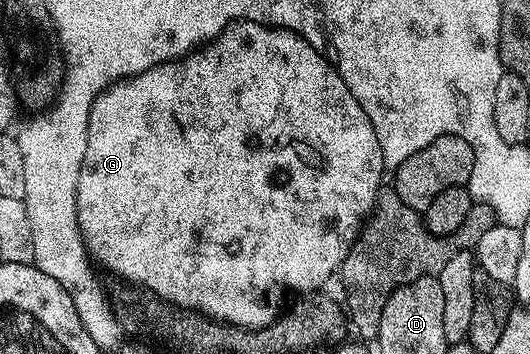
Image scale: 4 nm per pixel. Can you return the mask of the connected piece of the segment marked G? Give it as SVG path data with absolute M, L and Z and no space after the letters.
M241 19L230 23L218 37L190 55L145 69L145 73L134 75L132 79L120 80L93 101L85 161L81 165L81 177L77 177L79 232L94 262L104 263L113 274L123 278L120 280L141 281L142 286L159 294L166 303L200 311L224 323L264 327L279 318L279 302L286 287L303 291L299 293L314 292L311 291L314 287L321 286L334 271L336 274L342 268L384 186L383 174L385 168L377 133L365 109L361 109L357 97L353 97L349 85L326 55L291 31Z

